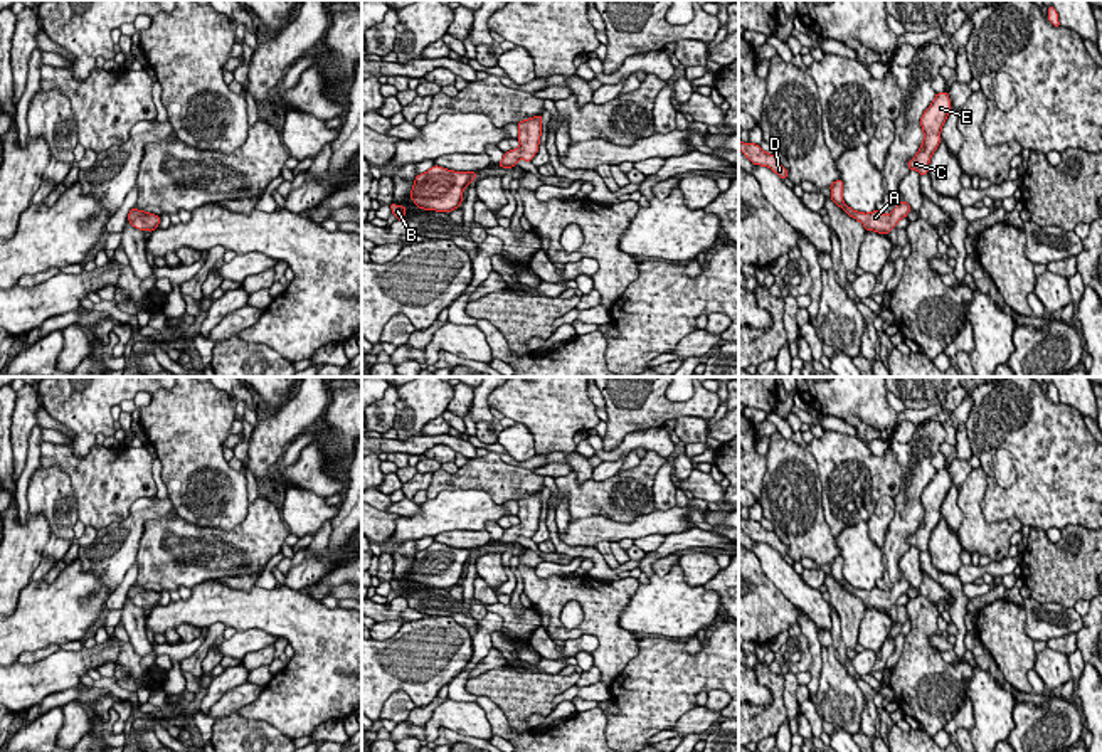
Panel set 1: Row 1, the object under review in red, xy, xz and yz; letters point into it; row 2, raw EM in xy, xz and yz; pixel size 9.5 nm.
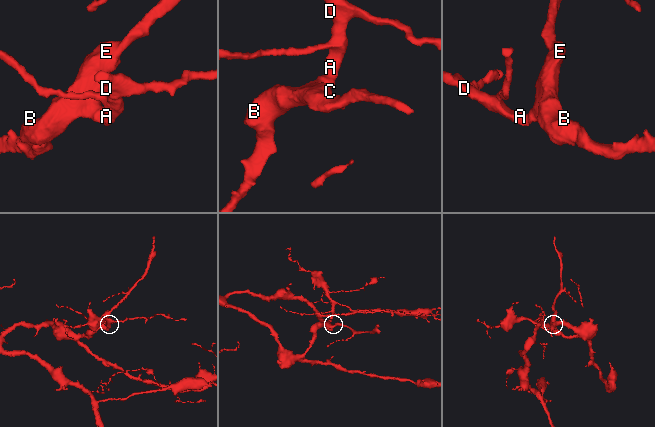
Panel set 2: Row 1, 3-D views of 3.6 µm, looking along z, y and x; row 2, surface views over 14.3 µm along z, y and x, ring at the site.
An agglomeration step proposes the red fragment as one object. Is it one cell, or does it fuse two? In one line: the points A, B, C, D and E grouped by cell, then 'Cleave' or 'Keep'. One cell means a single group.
Groups: A B C D E. Keep

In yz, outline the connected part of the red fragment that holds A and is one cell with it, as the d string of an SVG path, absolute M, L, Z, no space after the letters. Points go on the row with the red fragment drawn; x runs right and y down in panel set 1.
M838 178L834 183L829 185L831 188L831 200L841 207L850 217L860 220L866 230L875 230L878 234L885 232L890 234L893 227L897 227L897 222L910 212L910 205L907 202L900 202L888 215L873 210L868 214L856 212L850 209L843 202L843 182Z

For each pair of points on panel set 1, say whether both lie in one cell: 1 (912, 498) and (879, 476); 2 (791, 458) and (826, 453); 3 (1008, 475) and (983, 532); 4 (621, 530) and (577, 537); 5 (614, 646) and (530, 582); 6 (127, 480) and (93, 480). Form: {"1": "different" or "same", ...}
{"1": "different", "2": "different", "3": "different", "4": "same", "5": "same", "6": "same"}

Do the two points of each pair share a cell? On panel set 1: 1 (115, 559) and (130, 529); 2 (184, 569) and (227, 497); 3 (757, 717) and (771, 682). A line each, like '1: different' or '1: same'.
1: same
2: different
3: same

